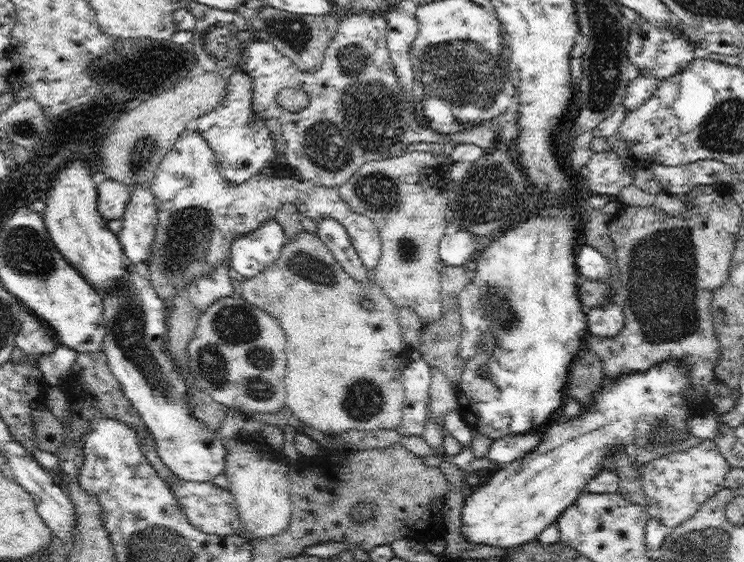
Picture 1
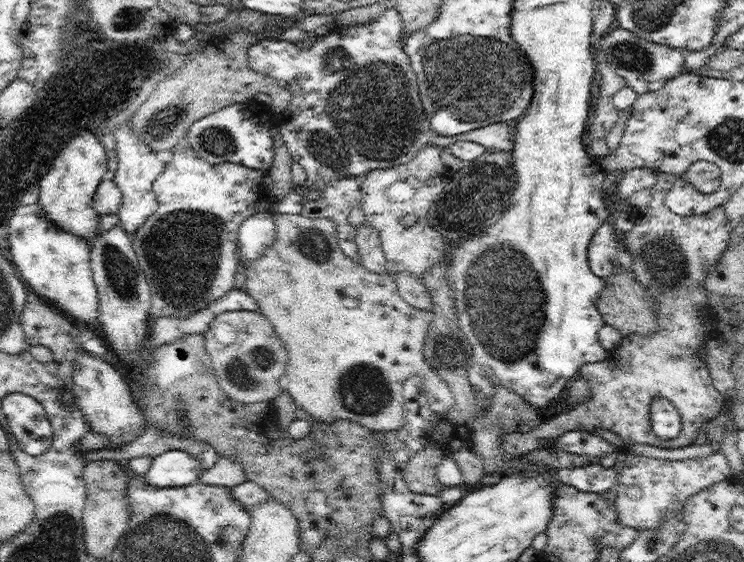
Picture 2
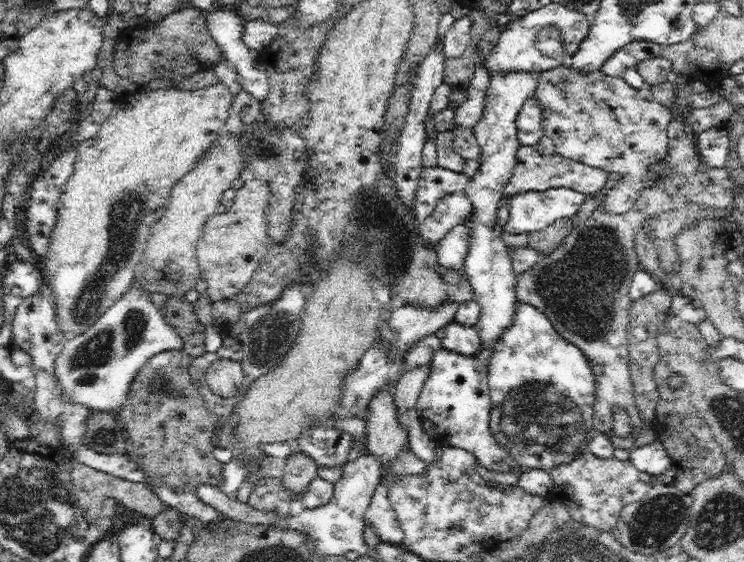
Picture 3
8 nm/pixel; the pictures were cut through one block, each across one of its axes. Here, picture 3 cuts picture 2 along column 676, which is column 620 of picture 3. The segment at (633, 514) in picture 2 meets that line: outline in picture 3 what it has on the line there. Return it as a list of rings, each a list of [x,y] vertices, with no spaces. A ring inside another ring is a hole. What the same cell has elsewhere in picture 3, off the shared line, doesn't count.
[[[592,451],[580,453],[573,461],[555,466],[551,470],[553,486],[547,499],[564,503],[572,521],[602,531],[612,531],[624,506],[640,500],[650,490],[654,476],[638,470],[629,460],[622,461],[612,456],[600,458]]]

